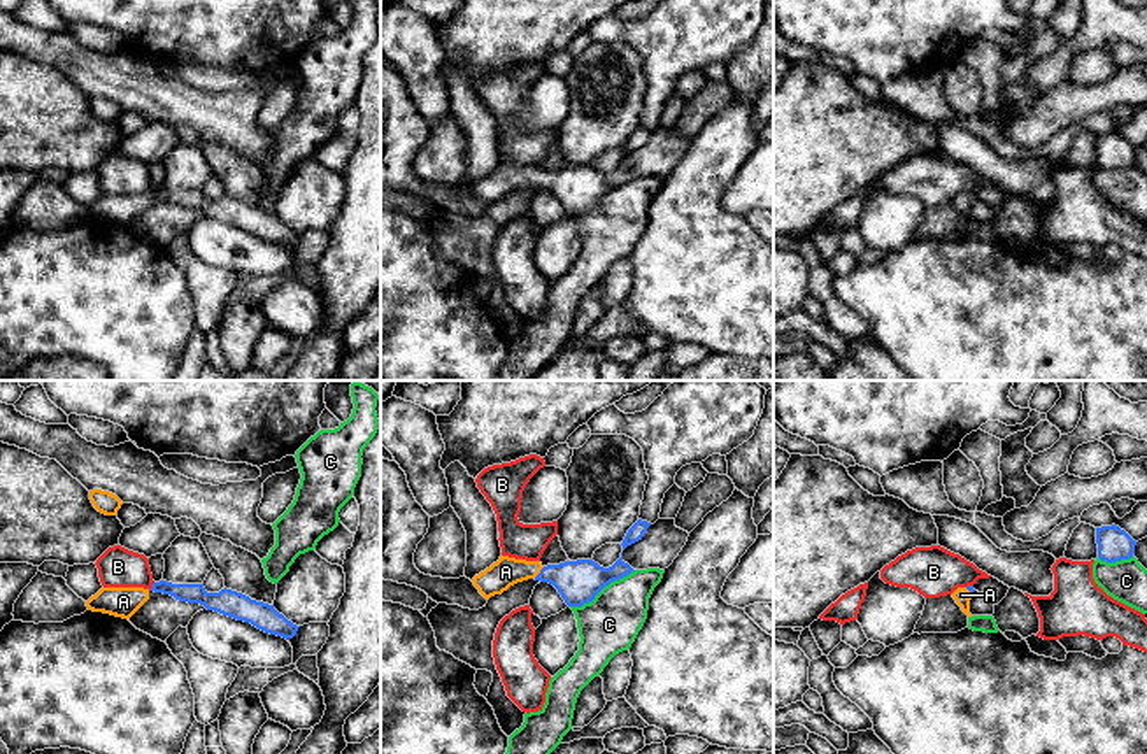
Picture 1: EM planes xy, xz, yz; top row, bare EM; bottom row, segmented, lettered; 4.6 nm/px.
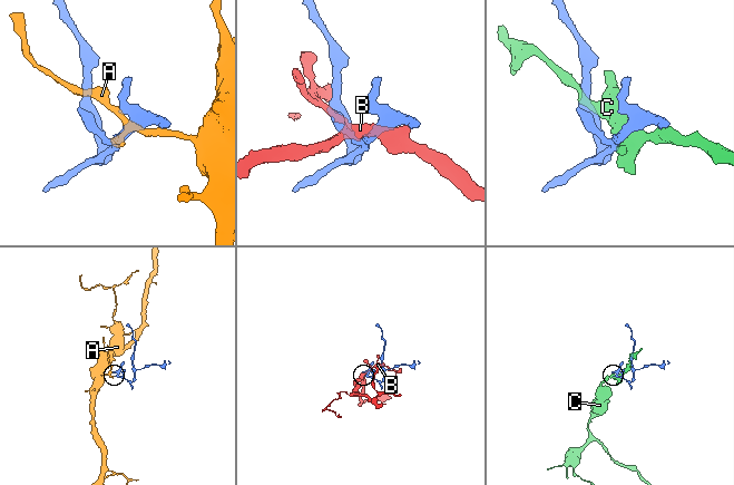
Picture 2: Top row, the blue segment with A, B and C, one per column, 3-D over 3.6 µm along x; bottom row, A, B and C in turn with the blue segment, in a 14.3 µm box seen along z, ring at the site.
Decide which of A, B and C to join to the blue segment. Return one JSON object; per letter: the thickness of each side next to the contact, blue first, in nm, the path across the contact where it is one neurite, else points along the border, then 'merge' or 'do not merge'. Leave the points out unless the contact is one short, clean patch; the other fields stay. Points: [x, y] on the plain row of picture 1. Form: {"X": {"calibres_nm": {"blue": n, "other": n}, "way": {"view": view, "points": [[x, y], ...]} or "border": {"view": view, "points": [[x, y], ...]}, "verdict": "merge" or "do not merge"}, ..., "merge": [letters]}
{"A": {"calibres_nm": {"blue": 200, "other": 140}, "way": {"view": "xz", "points": [[577, 190], [570, 184], [541, 179], [505, 179]]}, "verdict": "merge"}, "B": {"calibres_nm": {"blue": 100, "other": 190}, "verdict": "do not merge"}, "C": {"calibres_nm": {"blue": 200, "other": 280}, "verdict": "do not merge"}, "merge": ["A"]}

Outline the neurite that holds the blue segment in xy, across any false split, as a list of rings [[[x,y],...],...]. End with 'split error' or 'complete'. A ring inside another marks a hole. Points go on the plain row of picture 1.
[[[160,188],[153,191],[151,198],[170,202],[179,209],[200,210],[207,217],[251,230],[258,237],[286,247],[293,245],[300,235],[279,221],[274,212],[251,207],[249,203],[226,195],[219,200],[207,200],[203,191],[172,191]]]; complete

